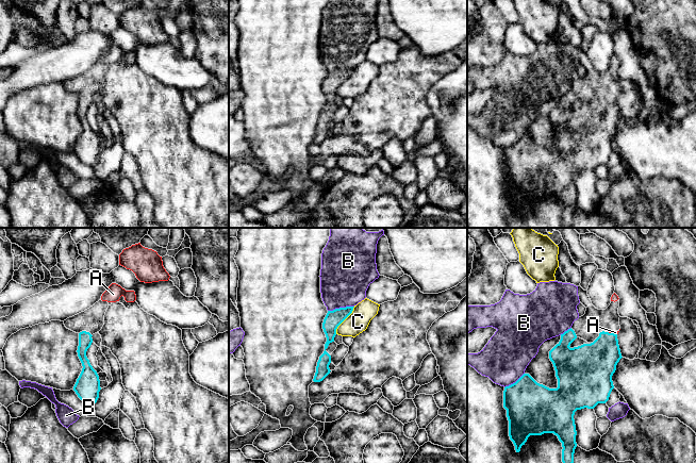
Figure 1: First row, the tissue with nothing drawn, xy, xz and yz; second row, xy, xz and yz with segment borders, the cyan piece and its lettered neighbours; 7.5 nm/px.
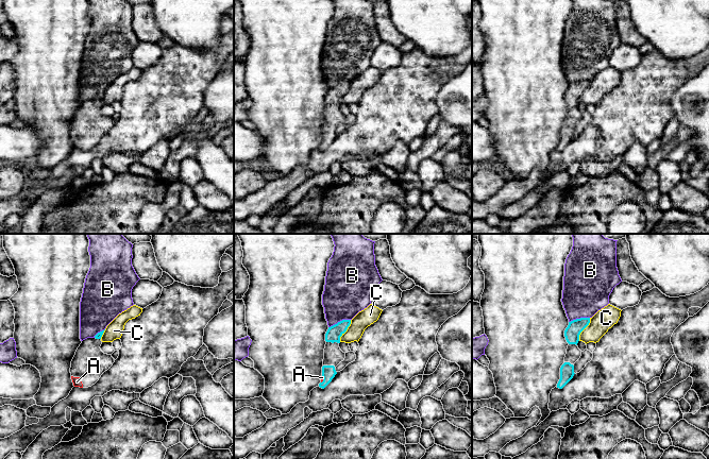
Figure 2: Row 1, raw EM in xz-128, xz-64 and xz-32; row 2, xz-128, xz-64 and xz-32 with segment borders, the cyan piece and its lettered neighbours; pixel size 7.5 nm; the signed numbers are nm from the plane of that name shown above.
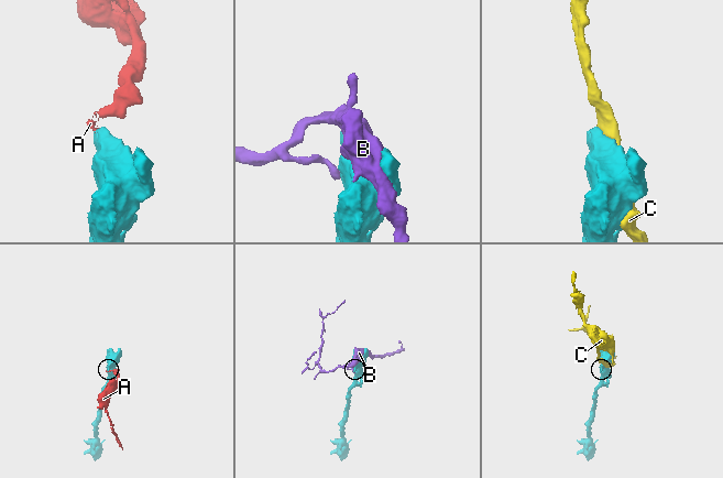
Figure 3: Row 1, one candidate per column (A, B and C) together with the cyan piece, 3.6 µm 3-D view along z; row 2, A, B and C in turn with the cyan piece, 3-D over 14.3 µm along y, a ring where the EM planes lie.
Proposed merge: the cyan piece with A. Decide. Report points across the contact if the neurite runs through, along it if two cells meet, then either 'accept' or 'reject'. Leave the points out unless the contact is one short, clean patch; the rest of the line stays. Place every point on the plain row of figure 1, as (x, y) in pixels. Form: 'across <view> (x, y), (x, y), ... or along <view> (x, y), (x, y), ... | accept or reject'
across yz (596, 123), (603, 115), (612, 95), (615, 94) | accept

